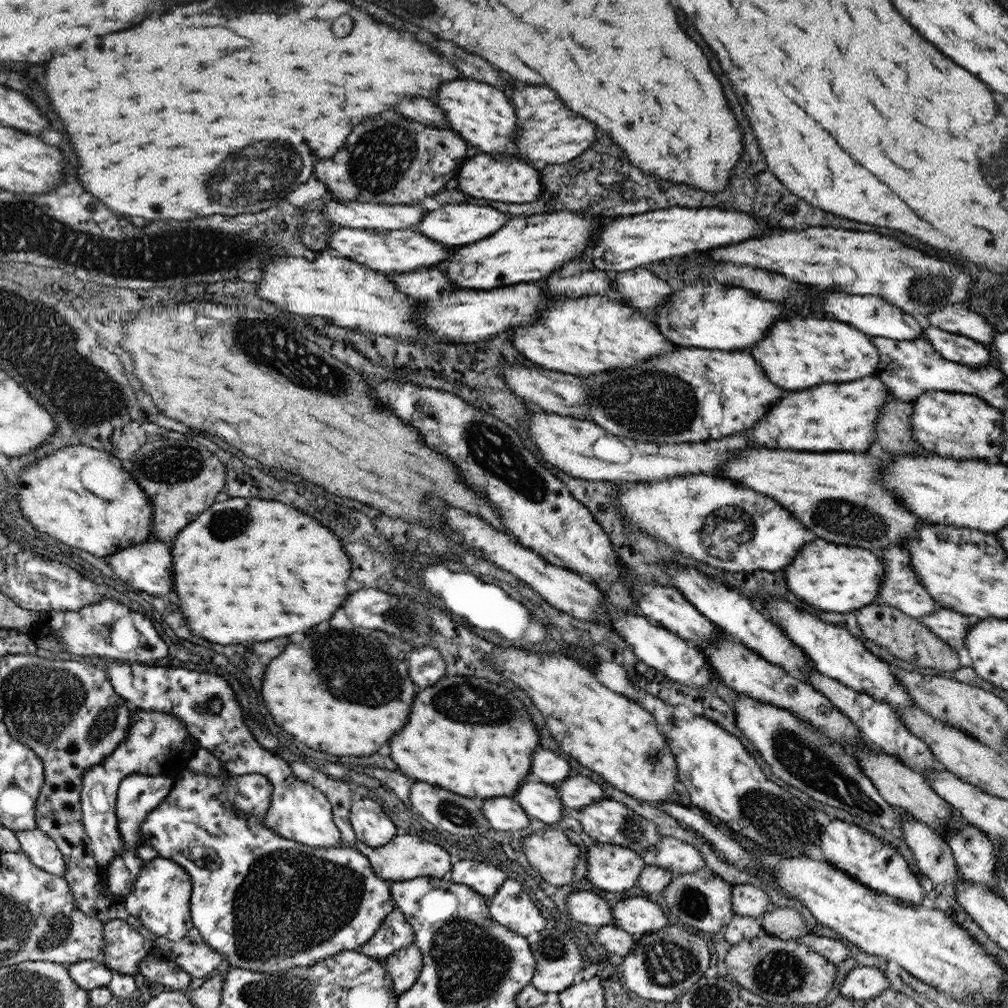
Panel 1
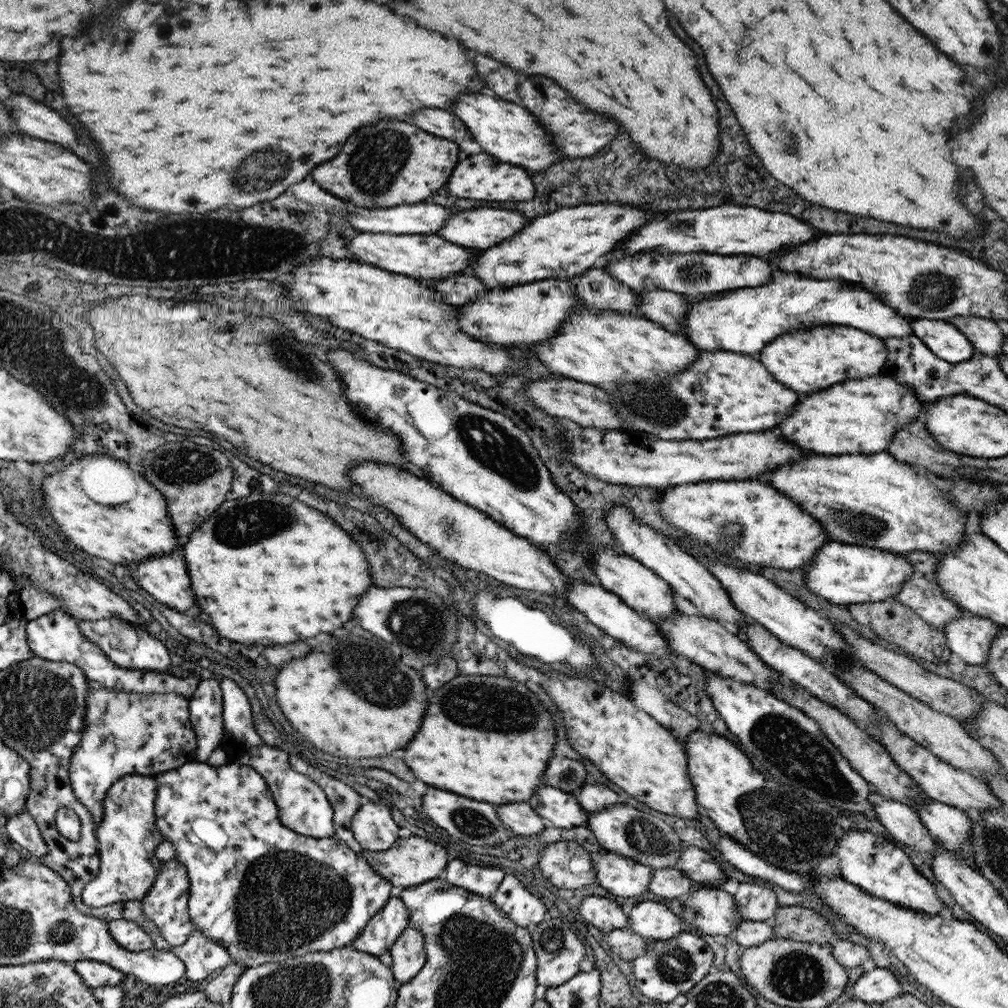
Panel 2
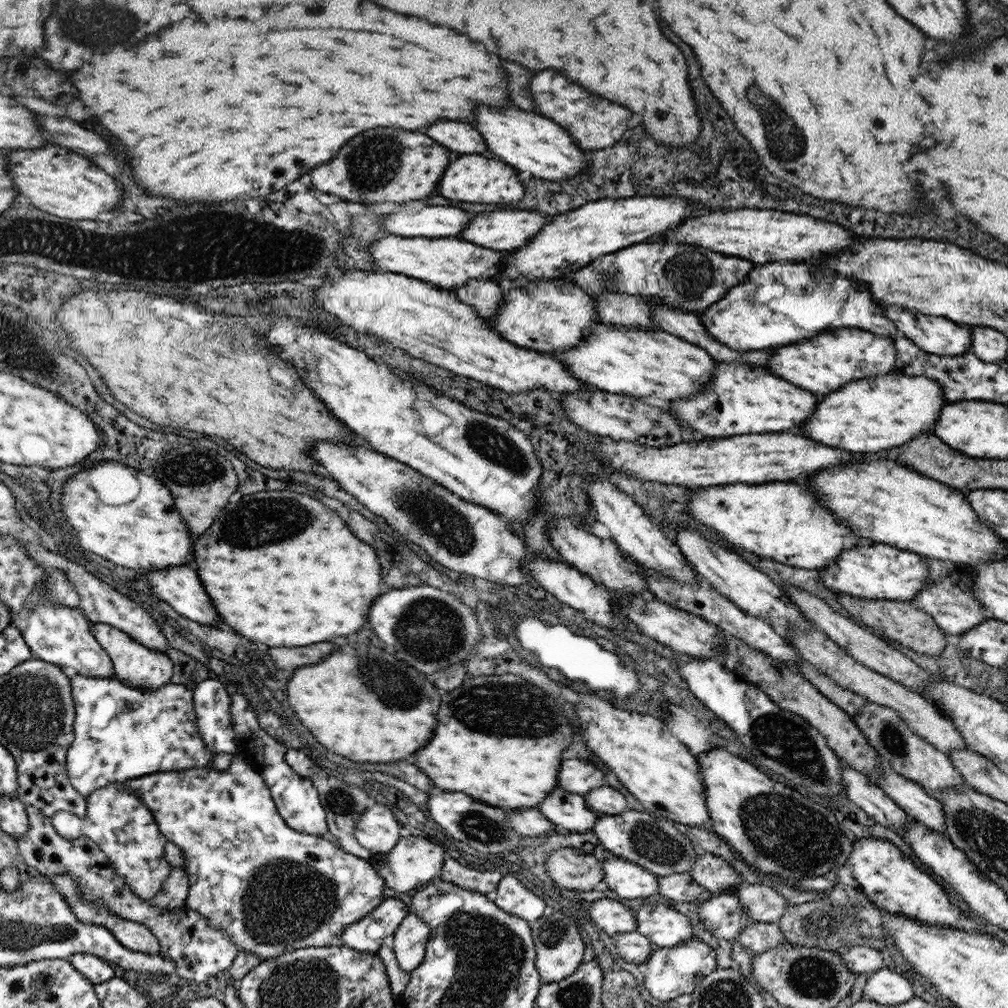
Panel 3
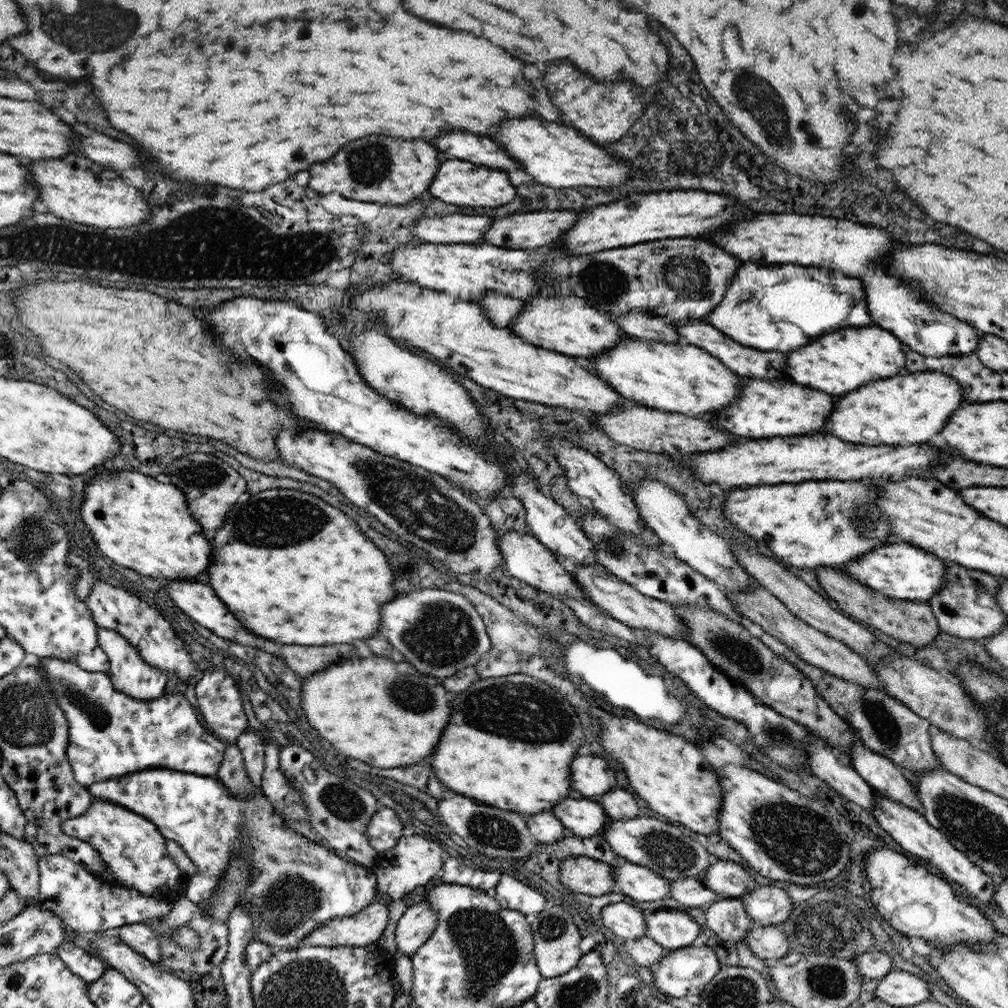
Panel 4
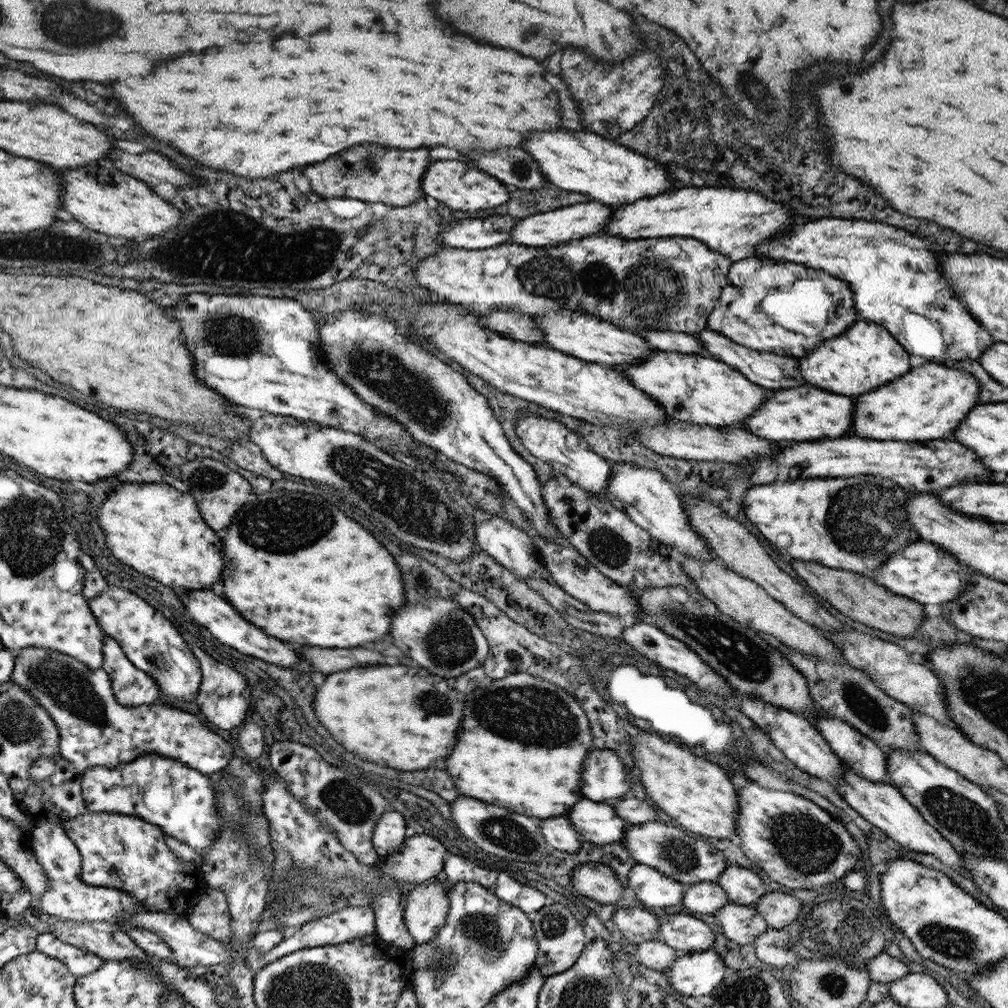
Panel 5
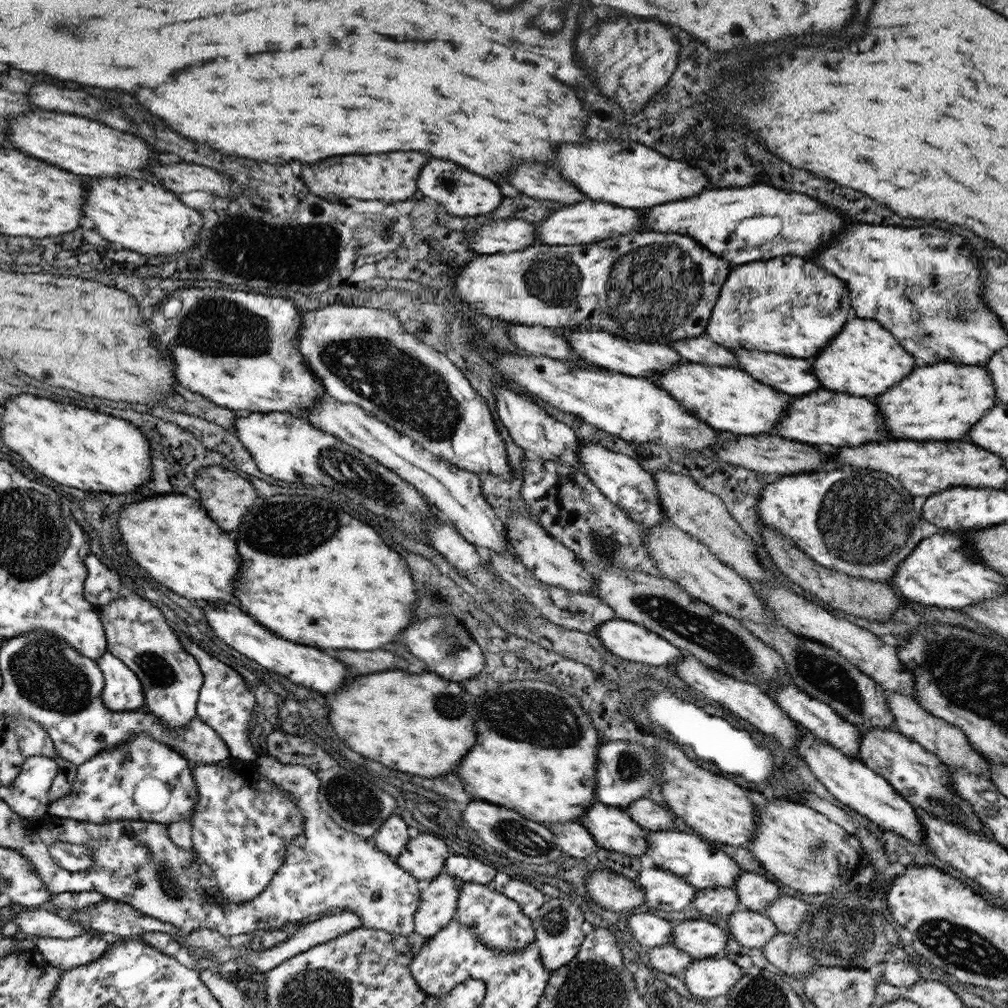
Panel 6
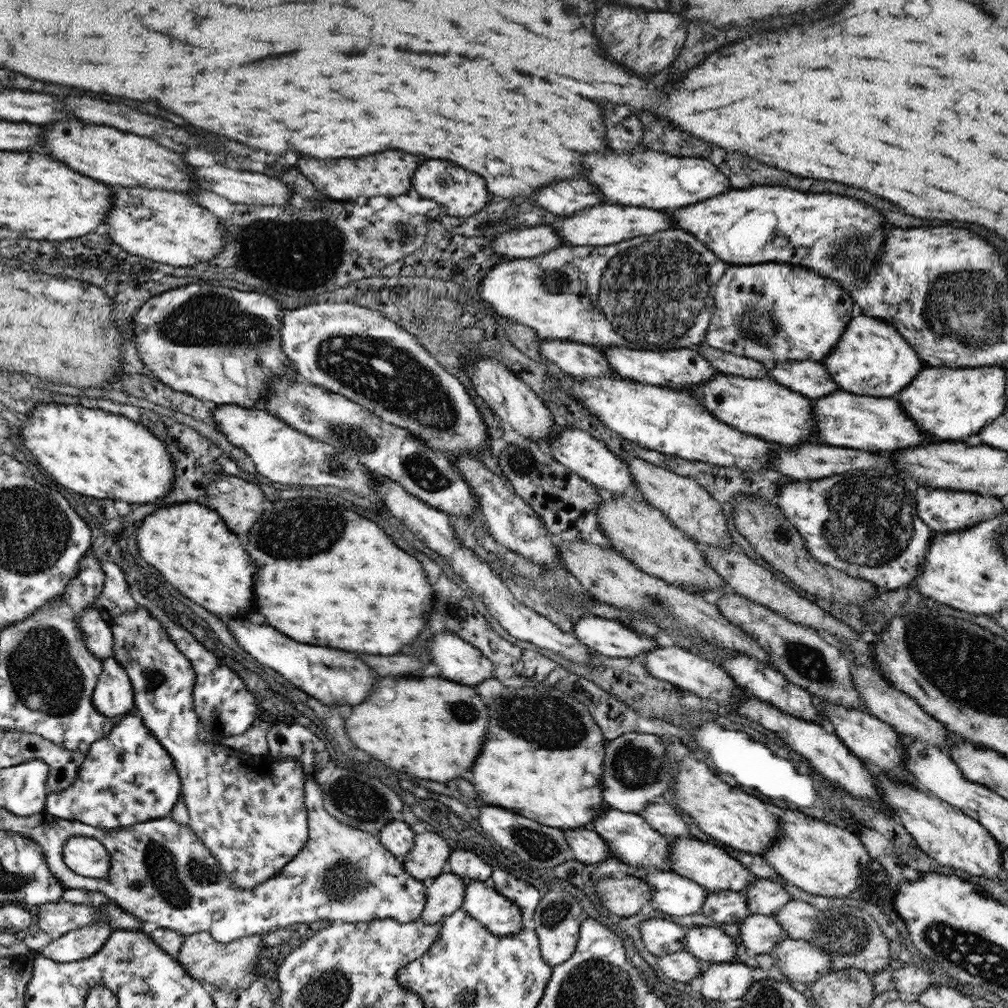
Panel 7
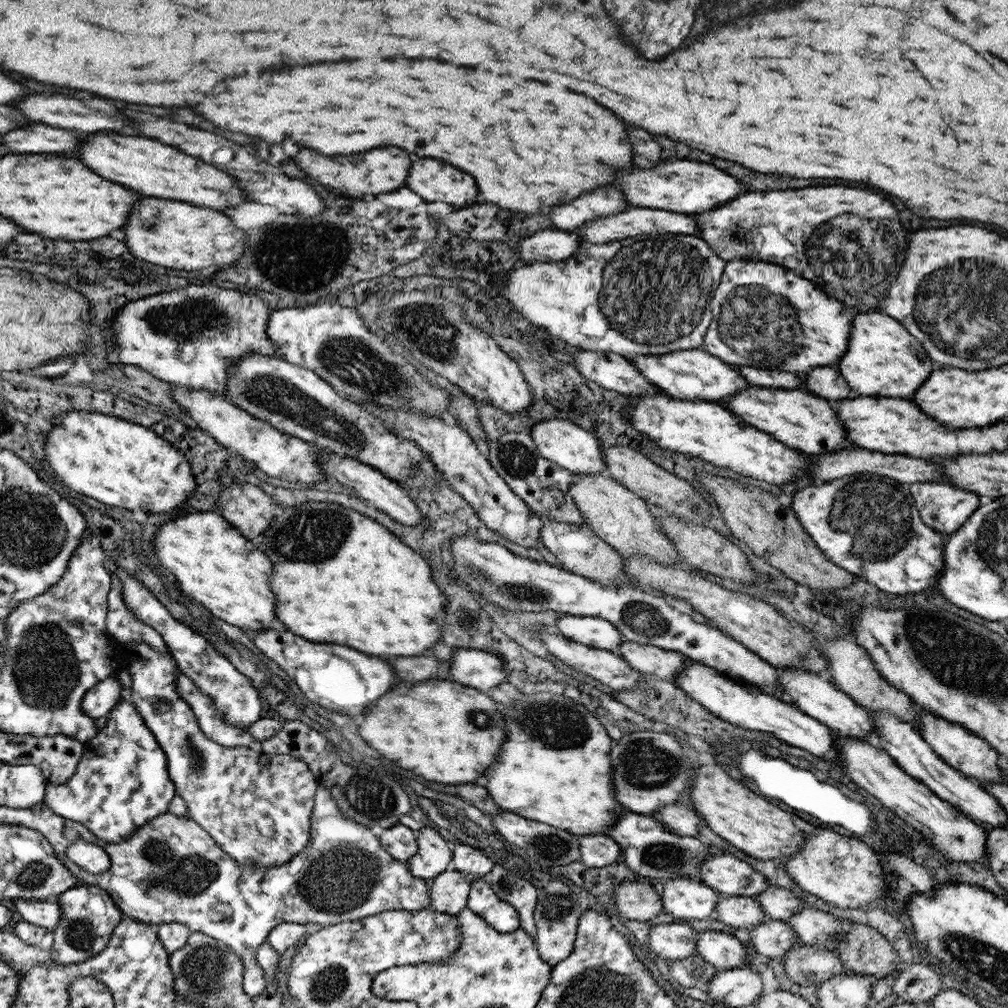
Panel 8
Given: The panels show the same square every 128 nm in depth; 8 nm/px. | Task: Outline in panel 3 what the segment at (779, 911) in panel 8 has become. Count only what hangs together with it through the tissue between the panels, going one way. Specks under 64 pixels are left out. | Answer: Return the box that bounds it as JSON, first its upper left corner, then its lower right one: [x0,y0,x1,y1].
[688,851,744,895]

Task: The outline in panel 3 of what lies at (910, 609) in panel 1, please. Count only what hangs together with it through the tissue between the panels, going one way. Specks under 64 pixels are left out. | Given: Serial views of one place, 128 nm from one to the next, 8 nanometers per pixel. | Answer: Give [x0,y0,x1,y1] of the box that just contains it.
[909,559,986,636]

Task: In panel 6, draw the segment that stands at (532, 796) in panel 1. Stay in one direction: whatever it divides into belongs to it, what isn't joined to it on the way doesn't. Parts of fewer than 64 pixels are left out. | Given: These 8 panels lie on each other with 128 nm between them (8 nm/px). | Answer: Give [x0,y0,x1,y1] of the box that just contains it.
[579,802,648,858]

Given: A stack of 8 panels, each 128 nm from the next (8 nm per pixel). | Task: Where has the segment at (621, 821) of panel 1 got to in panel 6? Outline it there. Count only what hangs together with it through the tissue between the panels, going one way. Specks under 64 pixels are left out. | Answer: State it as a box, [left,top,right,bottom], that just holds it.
[645,829,744,890]

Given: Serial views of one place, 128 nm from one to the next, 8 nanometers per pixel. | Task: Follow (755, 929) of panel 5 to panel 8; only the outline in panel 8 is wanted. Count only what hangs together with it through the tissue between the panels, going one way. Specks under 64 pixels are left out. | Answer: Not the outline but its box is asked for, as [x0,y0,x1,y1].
[749,918,799,962]

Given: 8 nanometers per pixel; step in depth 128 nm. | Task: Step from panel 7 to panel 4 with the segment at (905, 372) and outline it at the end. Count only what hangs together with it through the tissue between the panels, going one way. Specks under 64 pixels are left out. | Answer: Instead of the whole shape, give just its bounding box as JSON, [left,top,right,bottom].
[785,325,904,394]

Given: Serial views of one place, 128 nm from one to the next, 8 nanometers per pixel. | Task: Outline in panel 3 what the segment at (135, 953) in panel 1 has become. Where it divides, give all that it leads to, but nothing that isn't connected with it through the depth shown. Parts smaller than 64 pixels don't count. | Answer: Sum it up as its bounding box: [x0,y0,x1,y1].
[110,919,158,954]

